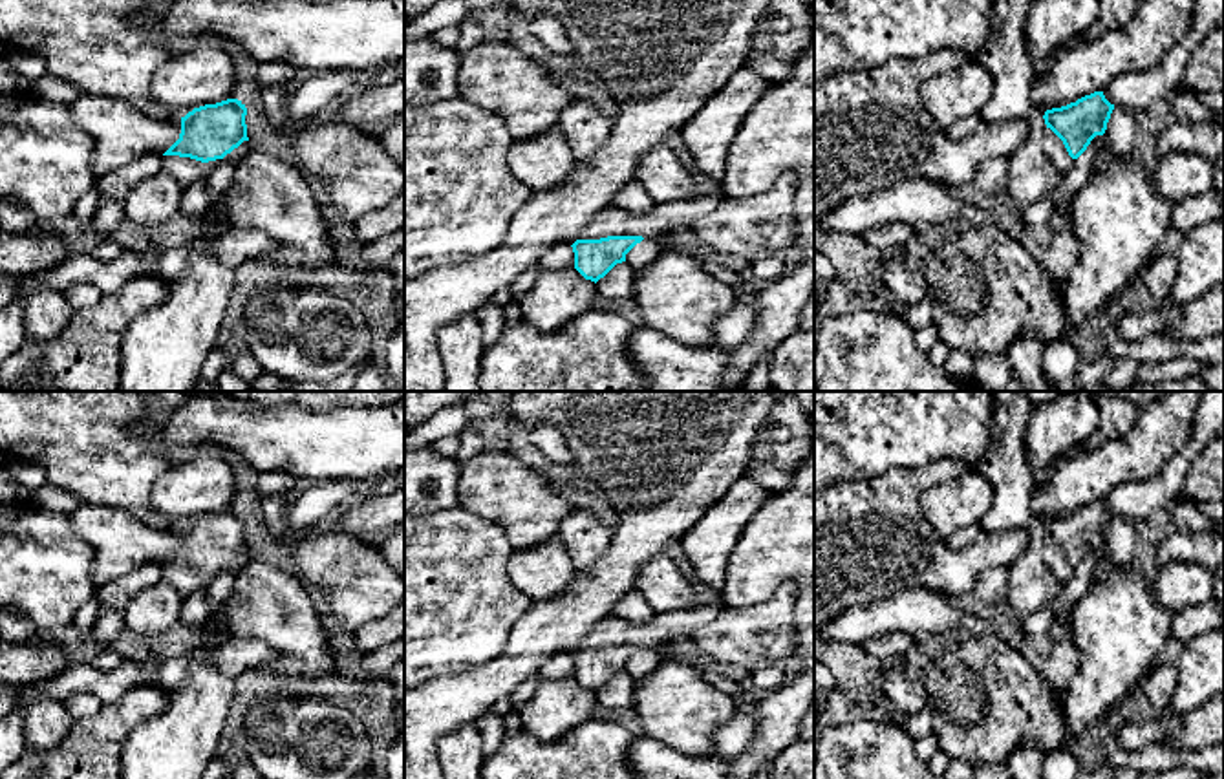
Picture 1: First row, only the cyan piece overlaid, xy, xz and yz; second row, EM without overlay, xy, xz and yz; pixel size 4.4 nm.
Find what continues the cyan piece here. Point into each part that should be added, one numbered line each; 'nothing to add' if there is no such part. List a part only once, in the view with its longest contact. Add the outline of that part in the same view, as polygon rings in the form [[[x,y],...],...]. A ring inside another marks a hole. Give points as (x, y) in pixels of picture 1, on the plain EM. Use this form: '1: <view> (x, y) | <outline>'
1: xz (663, 628) | [[[719,596],[714,603],[688,611],[655,613],[644,624],[607,616],[593,625],[578,649],[600,649],[607,646],[662,647],[670,640],[690,640],[701,627],[715,620],[725,602]]]

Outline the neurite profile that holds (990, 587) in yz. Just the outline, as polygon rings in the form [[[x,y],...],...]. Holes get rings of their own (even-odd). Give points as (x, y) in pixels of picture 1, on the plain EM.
[[[995,567],[986,569],[975,582],[972,592],[986,602],[1004,609],[1006,602],[1006,589],[1008,589],[1008,569]]]

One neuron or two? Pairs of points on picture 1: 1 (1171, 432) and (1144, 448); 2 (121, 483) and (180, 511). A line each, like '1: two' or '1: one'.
1: one
2: two

